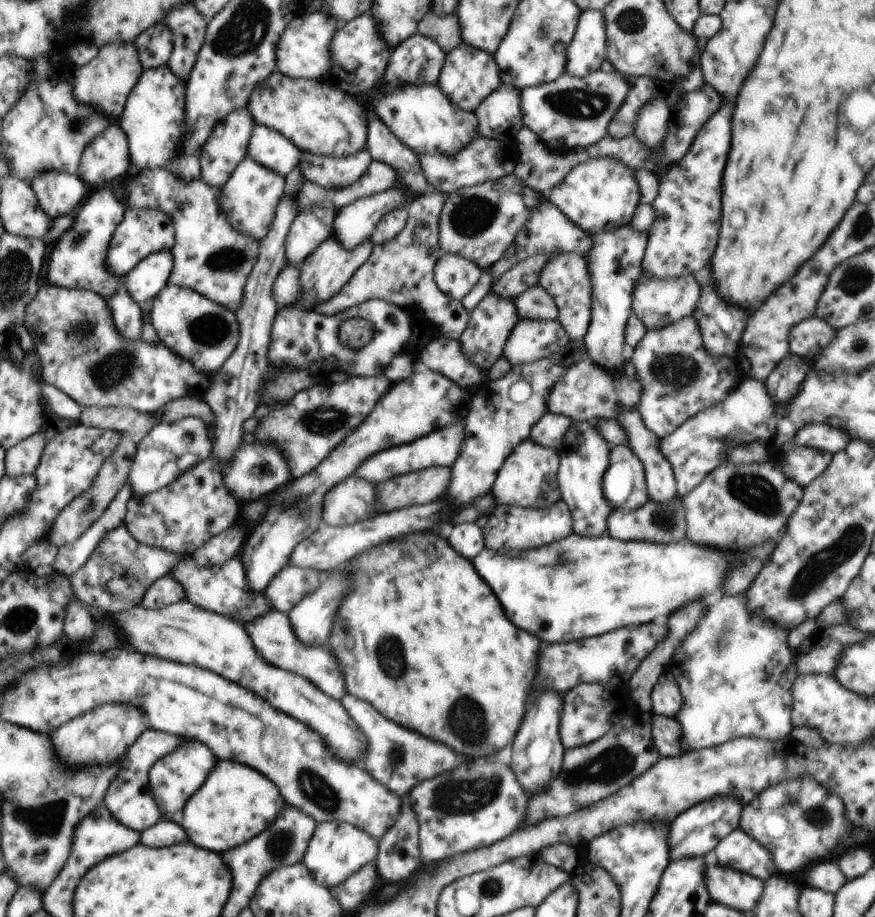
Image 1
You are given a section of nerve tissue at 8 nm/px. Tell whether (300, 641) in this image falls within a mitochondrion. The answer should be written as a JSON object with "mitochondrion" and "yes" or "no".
{"mitochondrion":"no"}

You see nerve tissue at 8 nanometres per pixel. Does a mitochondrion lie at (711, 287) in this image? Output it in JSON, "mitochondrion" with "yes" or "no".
{"mitochondrion":"no"}

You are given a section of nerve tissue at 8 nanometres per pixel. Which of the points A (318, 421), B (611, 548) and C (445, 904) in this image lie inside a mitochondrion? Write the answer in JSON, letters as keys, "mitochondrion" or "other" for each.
{"A":"mitochondrion","B":"mitochondrion","C":"other"}

